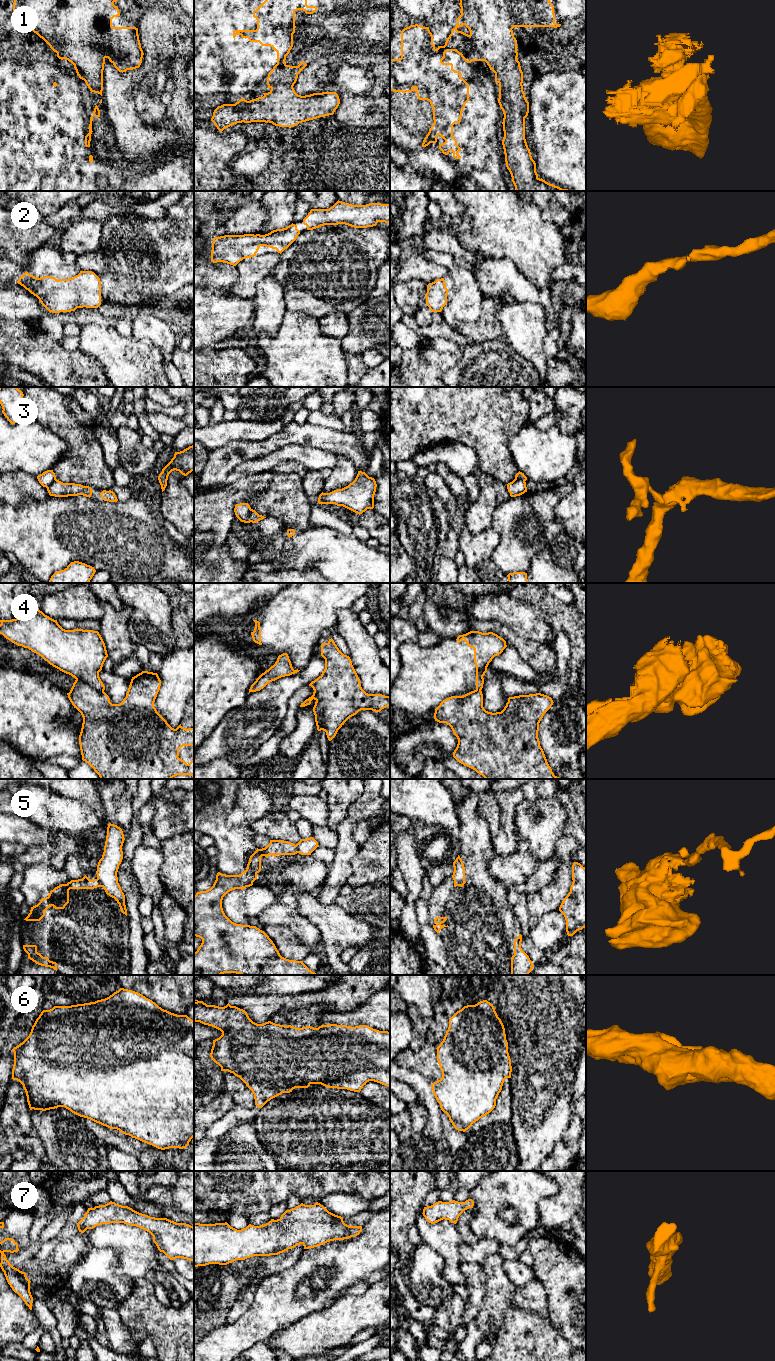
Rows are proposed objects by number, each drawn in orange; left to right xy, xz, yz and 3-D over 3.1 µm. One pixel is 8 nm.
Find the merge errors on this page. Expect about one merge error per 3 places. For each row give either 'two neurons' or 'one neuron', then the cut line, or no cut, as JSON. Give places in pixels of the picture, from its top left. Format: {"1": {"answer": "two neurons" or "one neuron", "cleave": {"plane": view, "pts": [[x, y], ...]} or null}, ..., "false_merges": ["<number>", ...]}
{"1": {"answer": "one neuron", "cleave": null}, "2": {"answer": "one neuron", "cleave": null}, "3": {"answer": "two neurons", "cleave": {"plane": "xz", "pts": [[251, 509], [249, 513], [250, 521]]}}, "4": {"answer": "two neurons", "cleave": {"plane": "xy", "pts": [[76, 679], [82, 680], [94, 688], [103, 691]]}}, "5": {"answer": "two neurons", "cleave": {"plane": "xy", "pts": [[97, 878], [102, 886]]}}, "6": {"answer": "one neuron", "cleave": null}, "7": {"answer": "one neuron", "cleave": null}, "false_merges": ["3", "4", "5"]}

